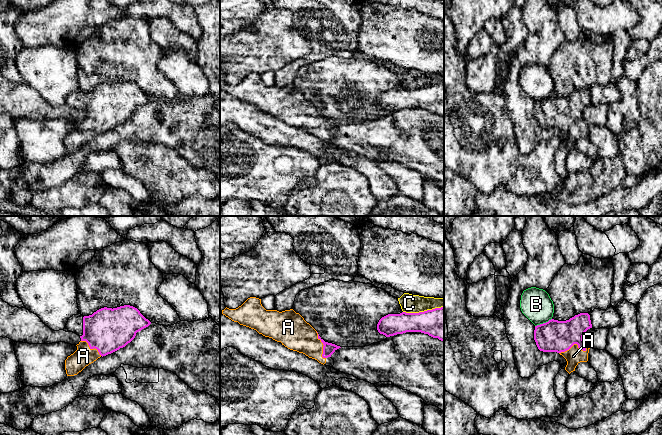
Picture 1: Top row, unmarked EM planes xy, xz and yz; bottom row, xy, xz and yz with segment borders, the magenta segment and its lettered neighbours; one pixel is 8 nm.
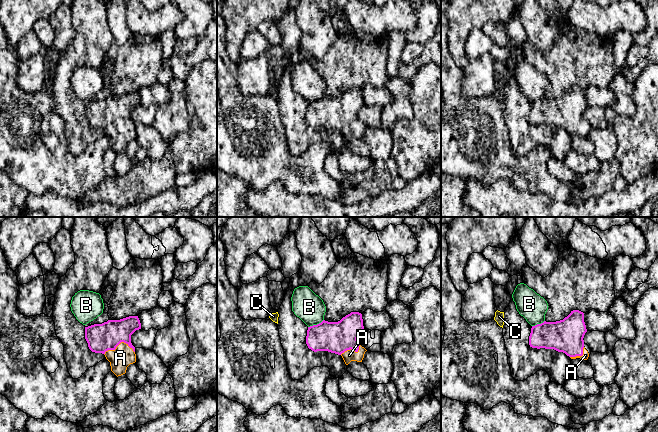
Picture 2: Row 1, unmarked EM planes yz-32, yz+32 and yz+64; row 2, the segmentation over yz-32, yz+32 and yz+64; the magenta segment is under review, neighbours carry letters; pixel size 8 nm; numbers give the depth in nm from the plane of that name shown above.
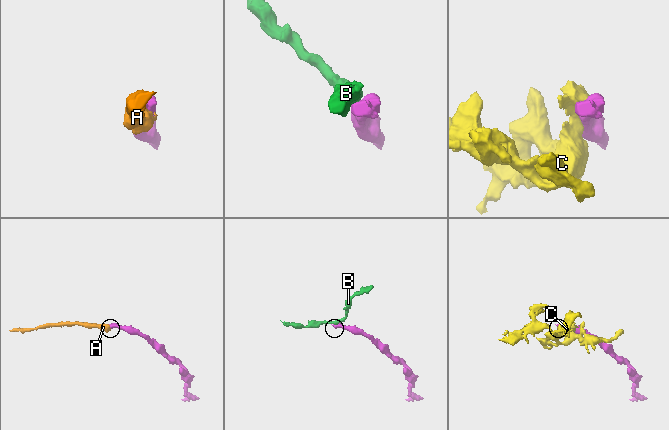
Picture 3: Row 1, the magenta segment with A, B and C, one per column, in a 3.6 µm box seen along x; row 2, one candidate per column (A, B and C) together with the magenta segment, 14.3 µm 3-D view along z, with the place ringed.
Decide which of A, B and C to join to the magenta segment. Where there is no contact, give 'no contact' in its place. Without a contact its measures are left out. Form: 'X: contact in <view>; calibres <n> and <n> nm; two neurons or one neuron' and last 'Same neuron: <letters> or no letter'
A: contact in yz; calibres 260 and 140 nm; one neuron
B: contact in yz; calibres 260 and 260 nm; two neurons
C: contact in xz; calibres 260 and 150 nm; two neurons
Same neuron: A

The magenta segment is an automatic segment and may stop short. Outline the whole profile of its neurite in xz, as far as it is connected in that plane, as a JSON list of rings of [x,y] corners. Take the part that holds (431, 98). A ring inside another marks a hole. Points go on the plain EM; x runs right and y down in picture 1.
[[[444,83],[419,89],[388,90],[379,96],[377,106],[386,113],[421,108],[444,117]]]

